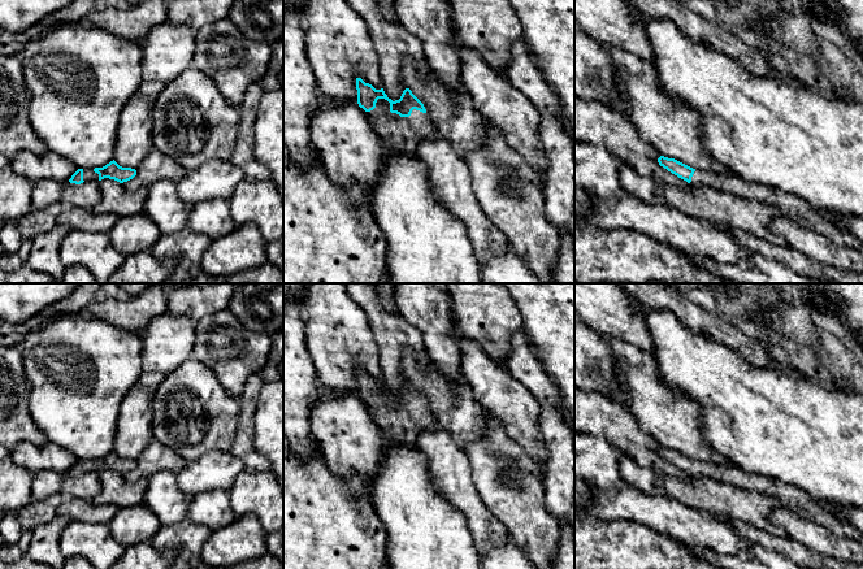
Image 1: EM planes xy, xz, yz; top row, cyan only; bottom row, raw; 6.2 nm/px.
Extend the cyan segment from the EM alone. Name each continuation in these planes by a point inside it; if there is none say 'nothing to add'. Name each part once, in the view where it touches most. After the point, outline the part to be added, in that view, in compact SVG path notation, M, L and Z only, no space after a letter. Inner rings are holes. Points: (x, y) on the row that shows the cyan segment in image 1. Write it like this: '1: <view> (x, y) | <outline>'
1: xz (402, 135) | M378 99L376 108L367 112L367 117L385 152L419 157L419 143L437 135L426 113L413 109L409 117L400 117L390 112L390 103L385 99Z

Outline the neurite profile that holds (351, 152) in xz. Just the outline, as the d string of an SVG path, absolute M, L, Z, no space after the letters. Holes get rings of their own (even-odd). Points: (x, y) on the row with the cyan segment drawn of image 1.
M320 95L309 130L330 181L342 187L361 184L369 208L372 190L385 168L385 149L357 99L335 103Z

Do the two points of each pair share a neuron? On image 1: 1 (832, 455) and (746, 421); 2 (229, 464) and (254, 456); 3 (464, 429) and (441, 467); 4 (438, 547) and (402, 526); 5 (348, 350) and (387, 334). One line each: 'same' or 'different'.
1: same
2: different
3: different
4: same
5: different

